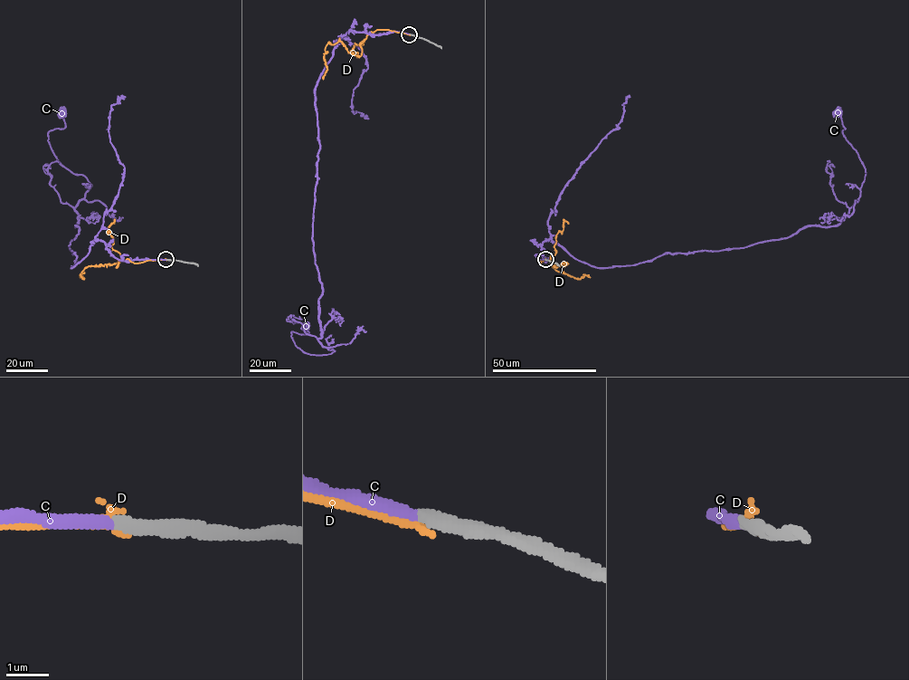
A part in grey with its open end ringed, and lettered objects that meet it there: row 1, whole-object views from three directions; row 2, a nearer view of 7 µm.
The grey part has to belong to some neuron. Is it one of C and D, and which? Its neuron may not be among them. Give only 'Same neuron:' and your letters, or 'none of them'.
Same neuron: C

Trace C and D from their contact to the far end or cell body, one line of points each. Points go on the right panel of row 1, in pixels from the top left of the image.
C: (544, 260), (542, 244), (550, 239), (593, 267), (613, 267), (837, 225), (866, 175), (837, 113)
D: (545, 260), (541, 263), (550, 260), (557, 267), (566, 262), (553, 265), (560, 272), (590, 277)

